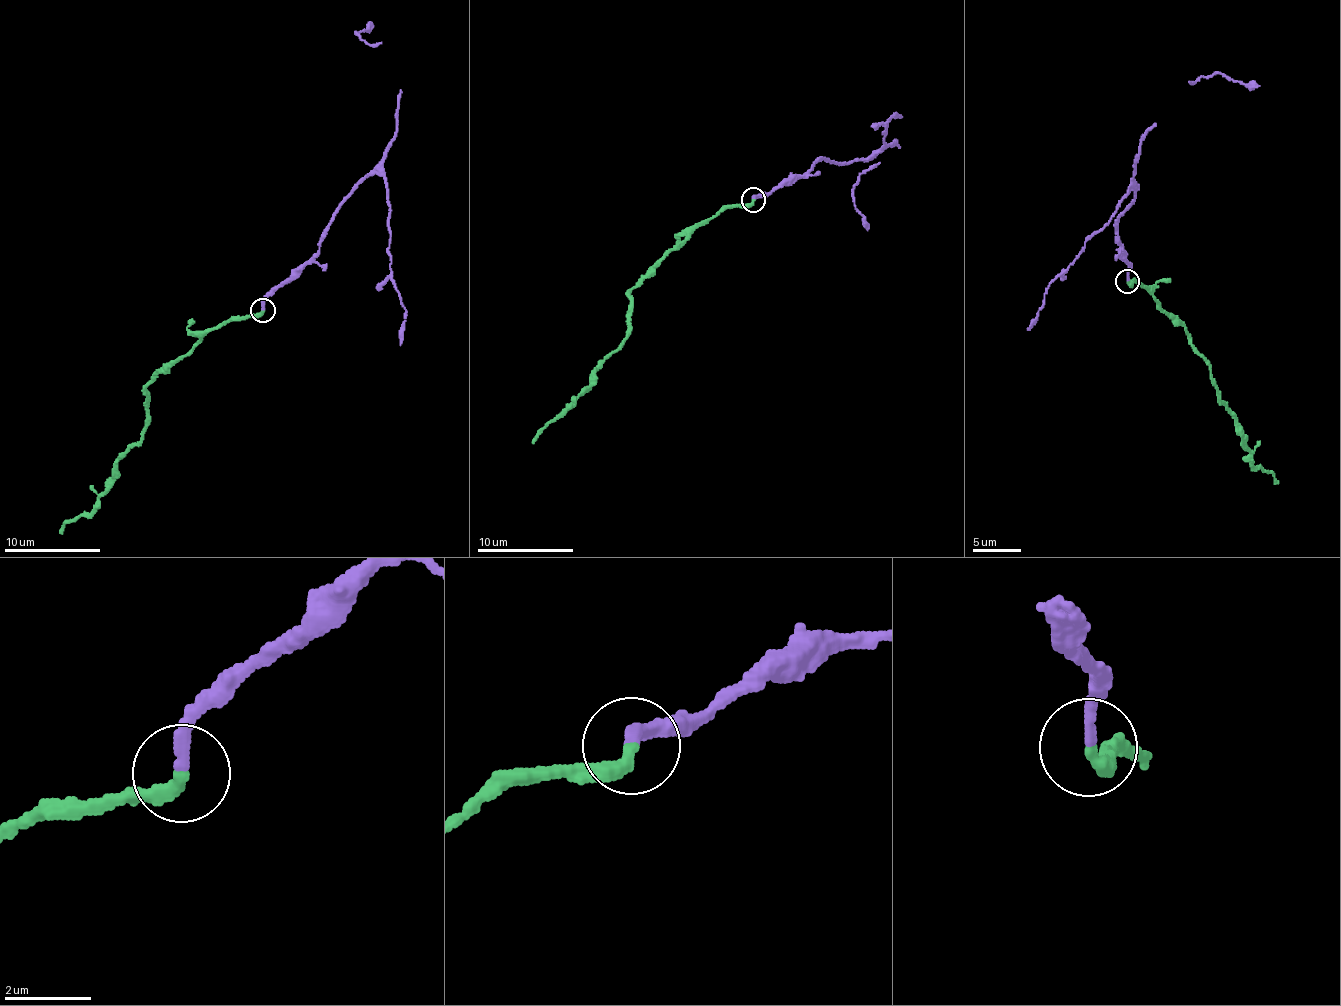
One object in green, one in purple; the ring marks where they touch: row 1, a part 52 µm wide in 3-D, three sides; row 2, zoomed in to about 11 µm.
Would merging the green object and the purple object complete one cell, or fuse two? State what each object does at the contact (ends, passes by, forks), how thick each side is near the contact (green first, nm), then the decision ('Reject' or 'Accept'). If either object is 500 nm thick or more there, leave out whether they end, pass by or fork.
At the ring green ends. At the ring purple ends. Thickness 320 nm (green) against 280 nm. Accept

